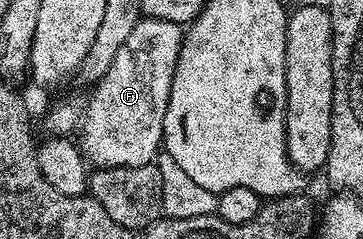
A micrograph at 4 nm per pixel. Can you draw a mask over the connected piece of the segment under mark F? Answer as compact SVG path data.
M140 18L125 46L117 50L113 66L90 89L91 97L82 109L77 143L88 165L95 168L145 166L161 151L165 110L179 51L183 45L184 25L161 18Z

